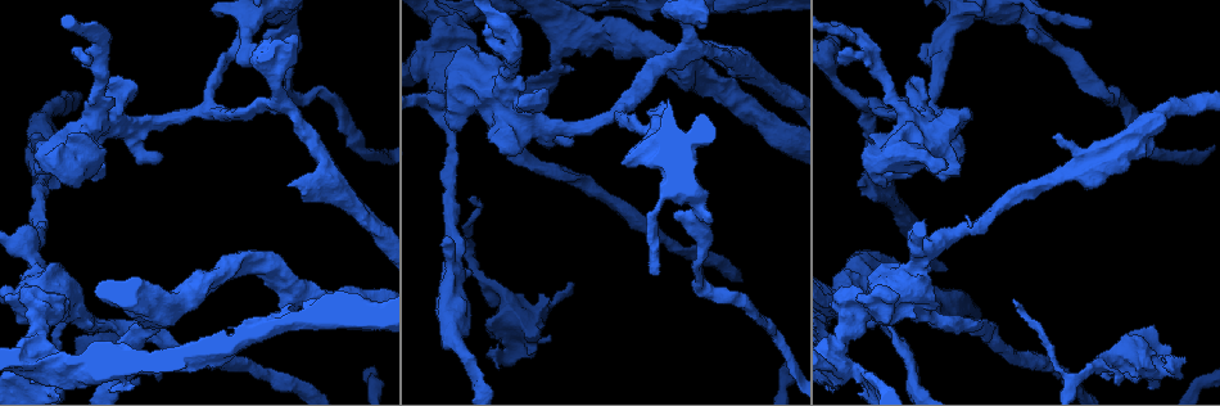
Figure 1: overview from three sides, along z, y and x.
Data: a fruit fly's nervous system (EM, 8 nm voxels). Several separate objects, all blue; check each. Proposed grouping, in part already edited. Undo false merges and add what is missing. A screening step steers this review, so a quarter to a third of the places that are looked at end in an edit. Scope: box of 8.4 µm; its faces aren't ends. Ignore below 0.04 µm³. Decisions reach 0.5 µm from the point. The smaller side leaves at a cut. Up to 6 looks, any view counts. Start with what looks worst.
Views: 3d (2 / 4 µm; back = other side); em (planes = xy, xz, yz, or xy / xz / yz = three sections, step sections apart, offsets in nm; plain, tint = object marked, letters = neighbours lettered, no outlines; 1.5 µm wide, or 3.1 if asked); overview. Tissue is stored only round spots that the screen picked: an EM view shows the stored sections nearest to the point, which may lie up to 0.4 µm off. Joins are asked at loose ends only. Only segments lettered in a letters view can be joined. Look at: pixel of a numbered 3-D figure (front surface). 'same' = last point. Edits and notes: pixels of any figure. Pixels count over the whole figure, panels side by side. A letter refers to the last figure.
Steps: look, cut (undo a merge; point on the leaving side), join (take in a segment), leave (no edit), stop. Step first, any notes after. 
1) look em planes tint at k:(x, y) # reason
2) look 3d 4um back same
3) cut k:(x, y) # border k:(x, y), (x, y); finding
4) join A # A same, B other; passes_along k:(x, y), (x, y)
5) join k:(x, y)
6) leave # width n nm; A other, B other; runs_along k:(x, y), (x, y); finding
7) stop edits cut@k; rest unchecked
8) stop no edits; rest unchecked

look 3d 2um at 1:(651, 270) # free end

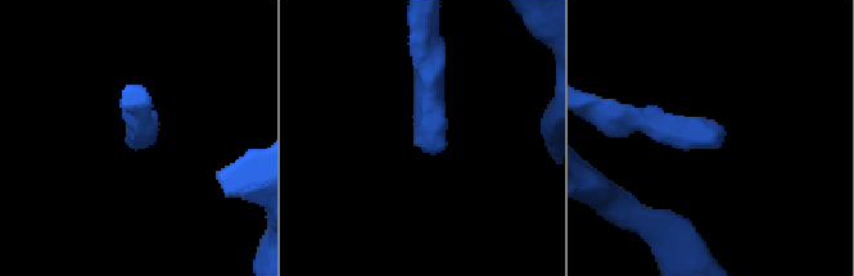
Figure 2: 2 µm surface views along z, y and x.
look em planes letters at 2:(416, 138) # shape alone is not enough

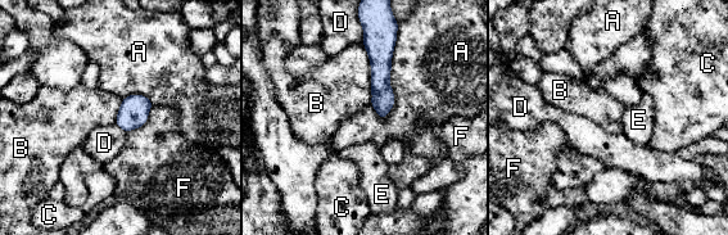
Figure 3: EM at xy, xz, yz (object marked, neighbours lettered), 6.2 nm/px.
leave # A other, B other, C other, D other, E other, F other; border 3:(361, 44), (370, 64), (371, 103); no lettered segment goes on from it

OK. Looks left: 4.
look em planes plain at 1:(857, 186)

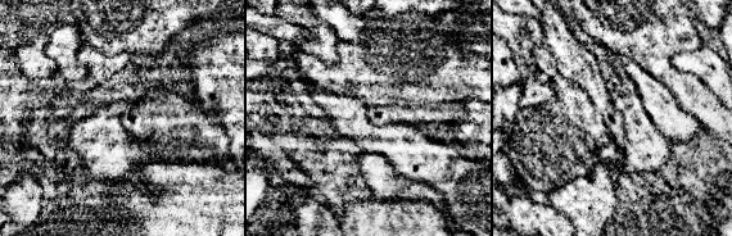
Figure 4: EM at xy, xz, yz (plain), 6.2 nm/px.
look em planes letters same # what lies round it

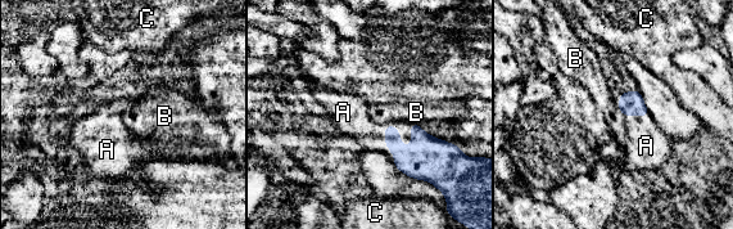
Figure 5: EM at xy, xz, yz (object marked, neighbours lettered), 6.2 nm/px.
join A # A same, B other, C other; passes_along 5:(425, 153), (394, 128), (371, 135); it goes on there

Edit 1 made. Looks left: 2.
stop edits join@5; rest unchecked

